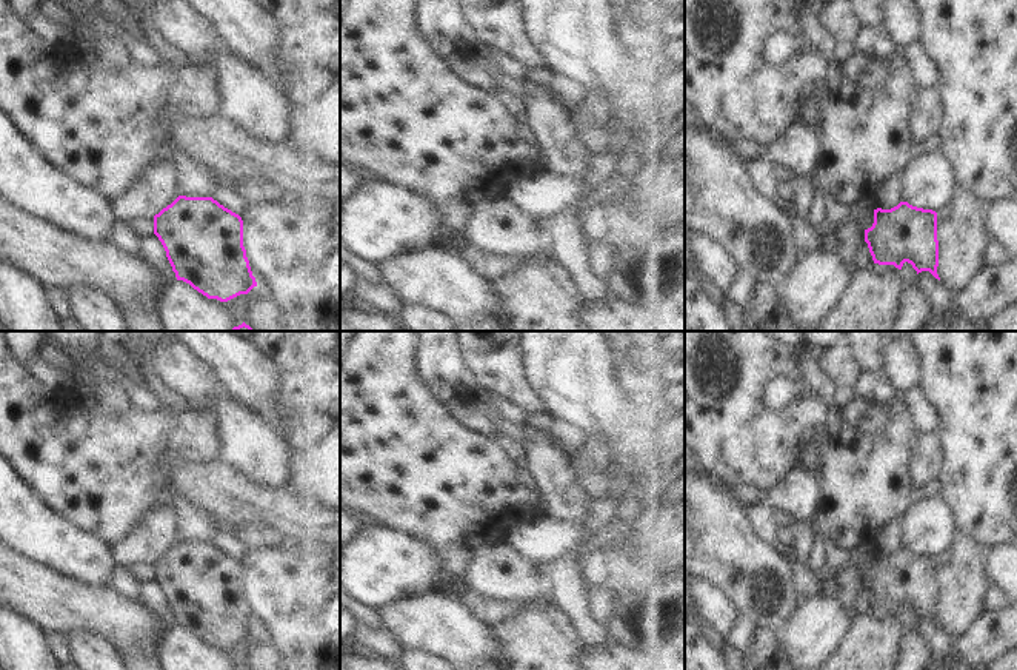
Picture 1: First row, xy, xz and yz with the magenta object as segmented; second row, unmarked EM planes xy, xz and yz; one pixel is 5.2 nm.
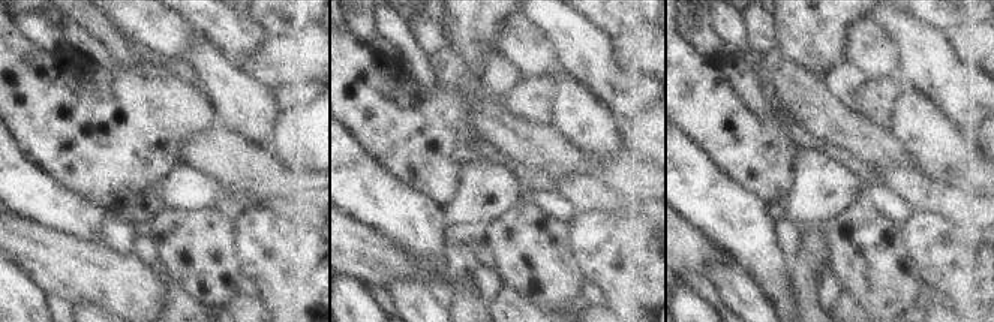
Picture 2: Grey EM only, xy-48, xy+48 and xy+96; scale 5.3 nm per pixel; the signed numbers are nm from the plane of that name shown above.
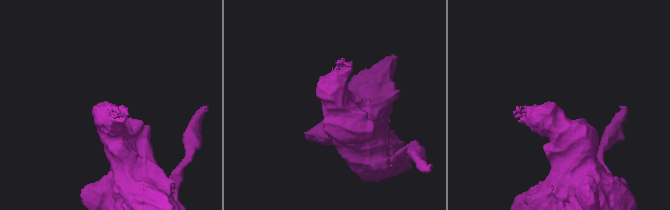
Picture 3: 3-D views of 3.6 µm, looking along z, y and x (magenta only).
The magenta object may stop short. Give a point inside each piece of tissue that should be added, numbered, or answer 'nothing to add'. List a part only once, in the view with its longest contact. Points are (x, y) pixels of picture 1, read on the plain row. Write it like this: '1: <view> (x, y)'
nothing to add

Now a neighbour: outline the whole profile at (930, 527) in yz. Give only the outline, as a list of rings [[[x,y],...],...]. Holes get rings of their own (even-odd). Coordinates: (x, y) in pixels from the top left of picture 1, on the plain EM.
[[[940,496],[914,499],[905,513],[902,547],[939,556],[954,541],[954,513]]]

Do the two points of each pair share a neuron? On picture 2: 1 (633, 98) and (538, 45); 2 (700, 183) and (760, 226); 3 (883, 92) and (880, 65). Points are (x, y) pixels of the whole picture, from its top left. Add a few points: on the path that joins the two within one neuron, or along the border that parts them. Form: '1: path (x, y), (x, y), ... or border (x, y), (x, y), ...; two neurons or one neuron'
1: border (537, 26), (547, 36), (559, 68); two neurons
2: path (715, 198), (745, 226); one neuron
3: border (897, 74), (867, 78); two neurons

